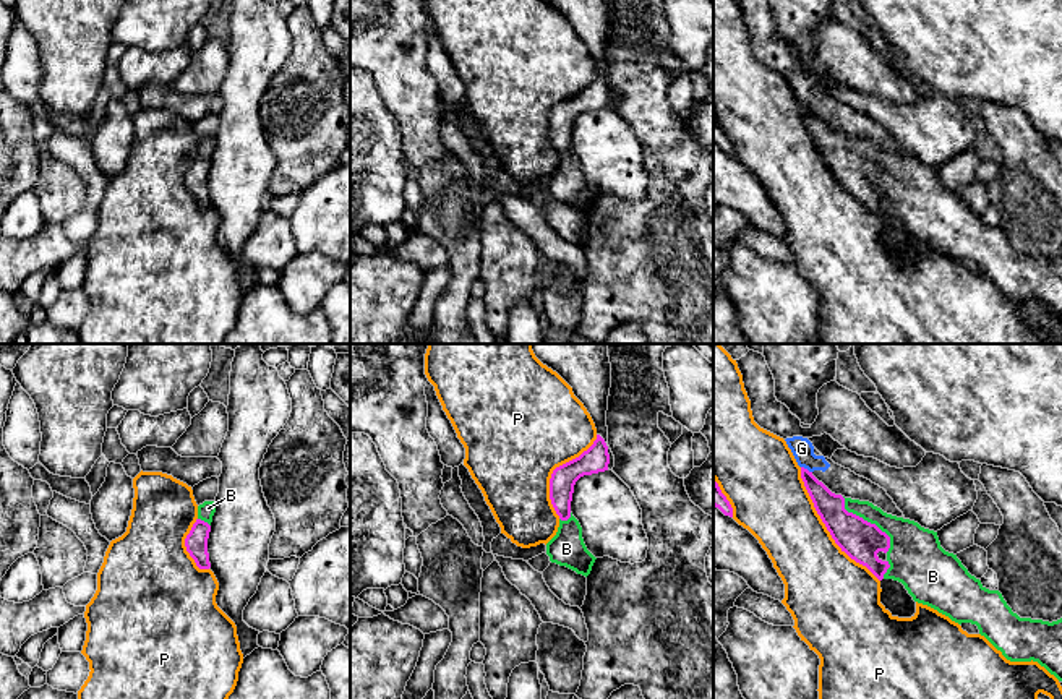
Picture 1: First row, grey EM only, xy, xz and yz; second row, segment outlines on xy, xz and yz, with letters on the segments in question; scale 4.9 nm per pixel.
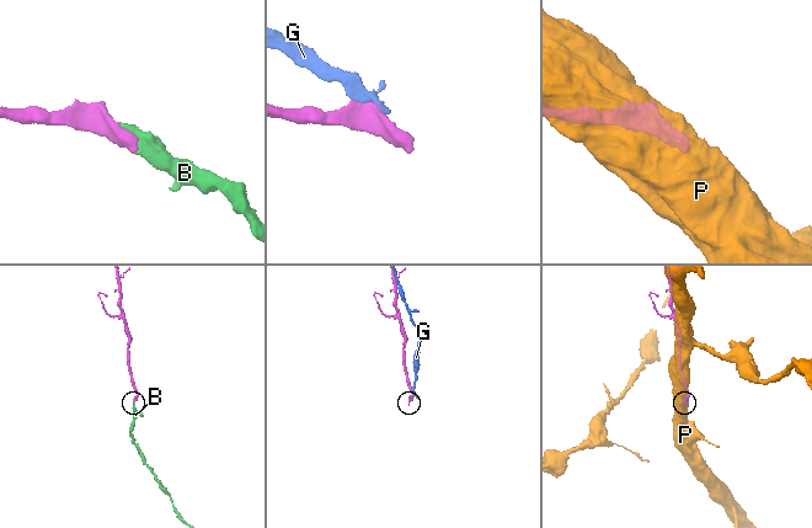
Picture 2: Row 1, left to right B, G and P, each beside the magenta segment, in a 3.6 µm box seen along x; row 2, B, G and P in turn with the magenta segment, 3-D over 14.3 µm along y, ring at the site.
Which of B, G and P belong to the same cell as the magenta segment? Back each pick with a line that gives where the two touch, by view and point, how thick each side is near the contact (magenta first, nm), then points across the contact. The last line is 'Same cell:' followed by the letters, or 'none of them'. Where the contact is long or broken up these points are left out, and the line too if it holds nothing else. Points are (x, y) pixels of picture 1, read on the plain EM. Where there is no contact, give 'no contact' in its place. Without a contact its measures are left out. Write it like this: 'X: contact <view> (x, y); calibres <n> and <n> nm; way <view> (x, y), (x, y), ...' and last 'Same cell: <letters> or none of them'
B: contact yz (869, 159); calibres 200 and 220 nm
Same cell: B

